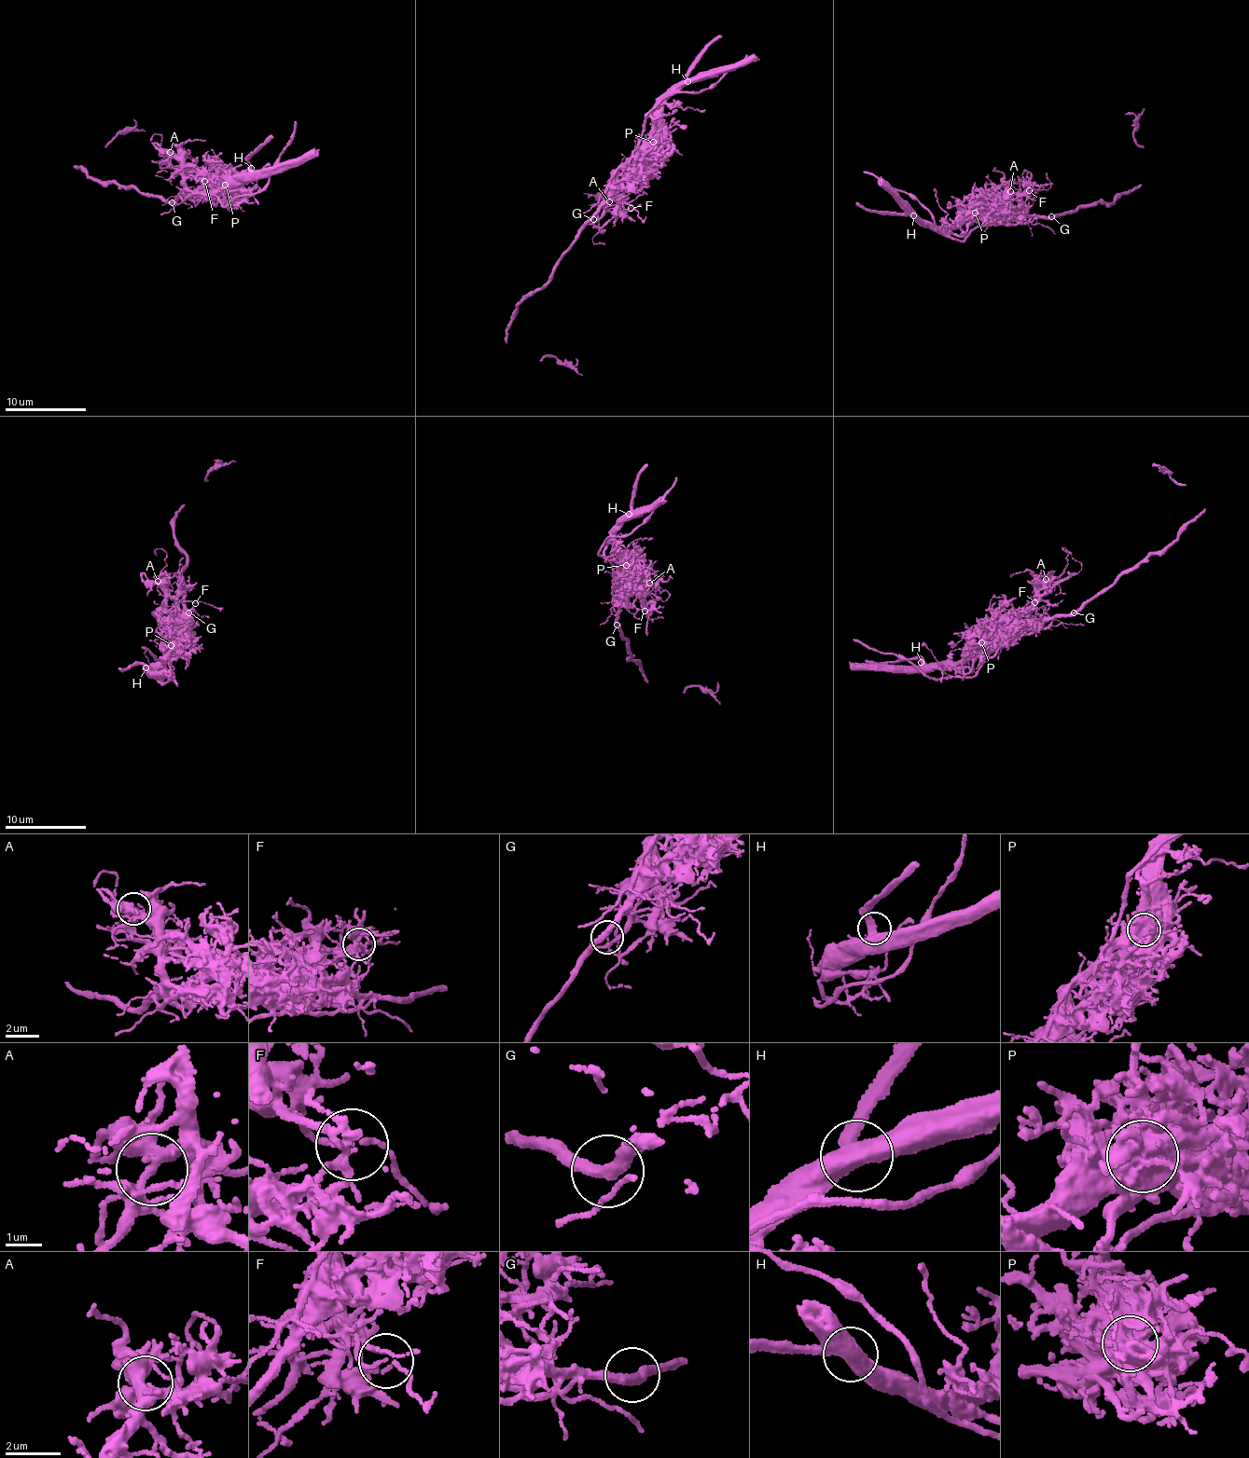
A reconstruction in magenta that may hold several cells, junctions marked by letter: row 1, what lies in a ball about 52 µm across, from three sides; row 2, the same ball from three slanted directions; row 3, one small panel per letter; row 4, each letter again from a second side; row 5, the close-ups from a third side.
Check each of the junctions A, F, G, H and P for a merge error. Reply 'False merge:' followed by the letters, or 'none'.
False merge: P

